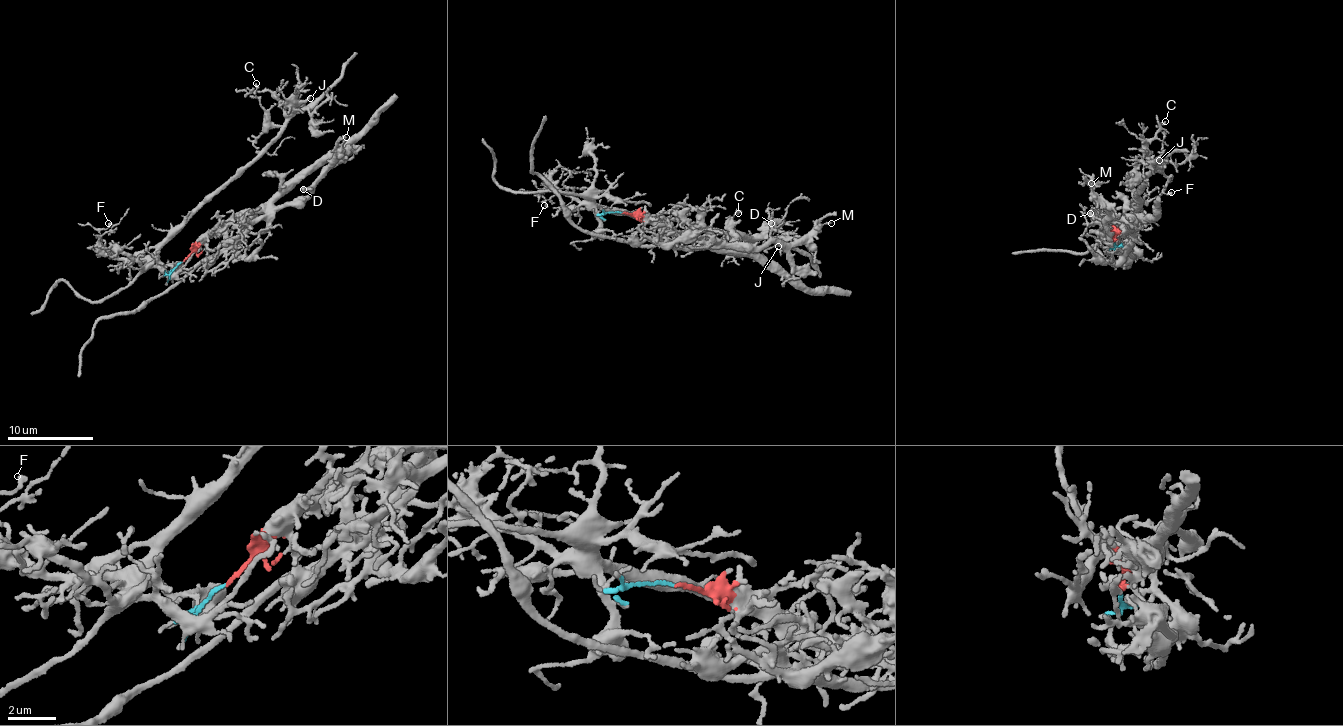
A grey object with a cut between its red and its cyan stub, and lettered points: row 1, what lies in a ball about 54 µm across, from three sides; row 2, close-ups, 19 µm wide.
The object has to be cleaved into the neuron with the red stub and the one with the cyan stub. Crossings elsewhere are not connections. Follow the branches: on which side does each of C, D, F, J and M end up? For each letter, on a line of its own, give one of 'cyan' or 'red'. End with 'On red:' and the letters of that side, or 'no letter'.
C: cyan
D: red
F: cyan
J: cyan
M: red
On red: D, M

